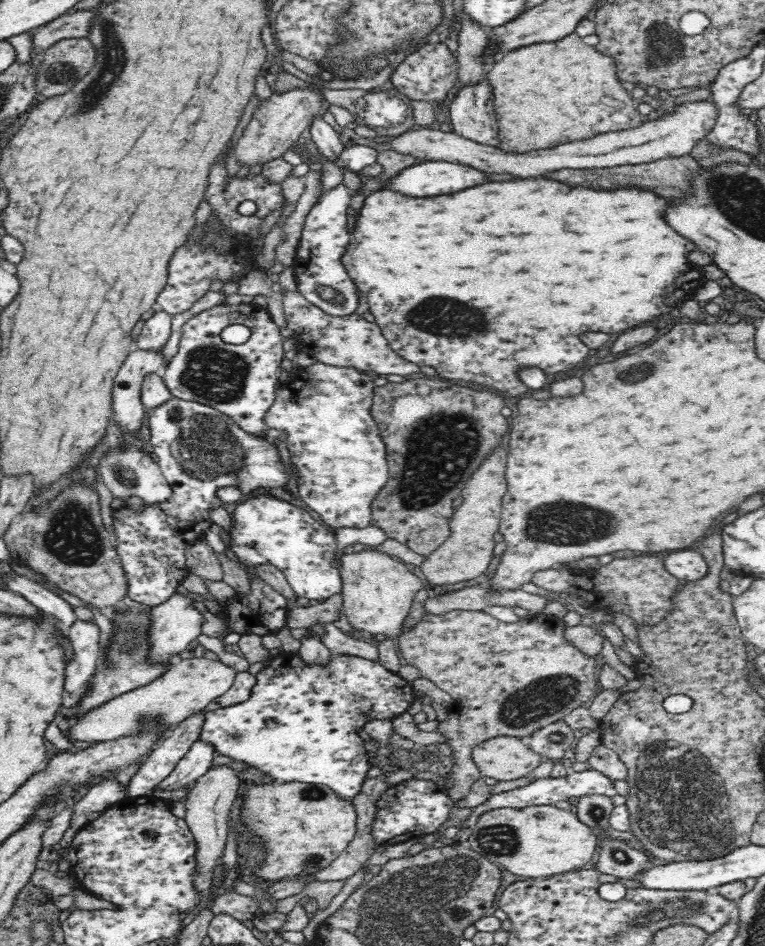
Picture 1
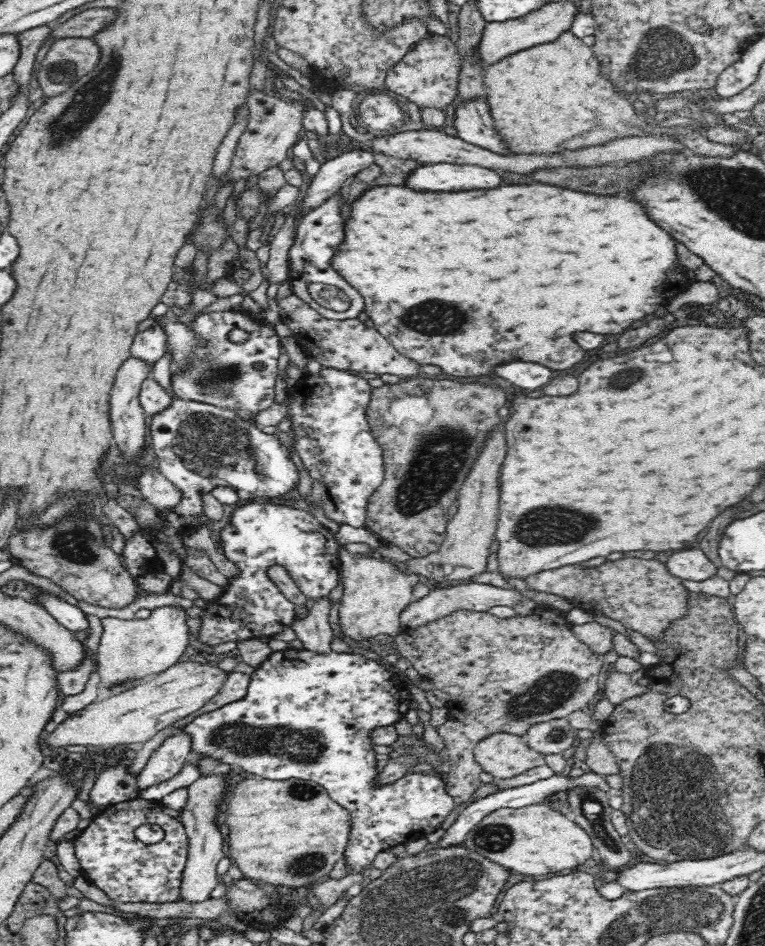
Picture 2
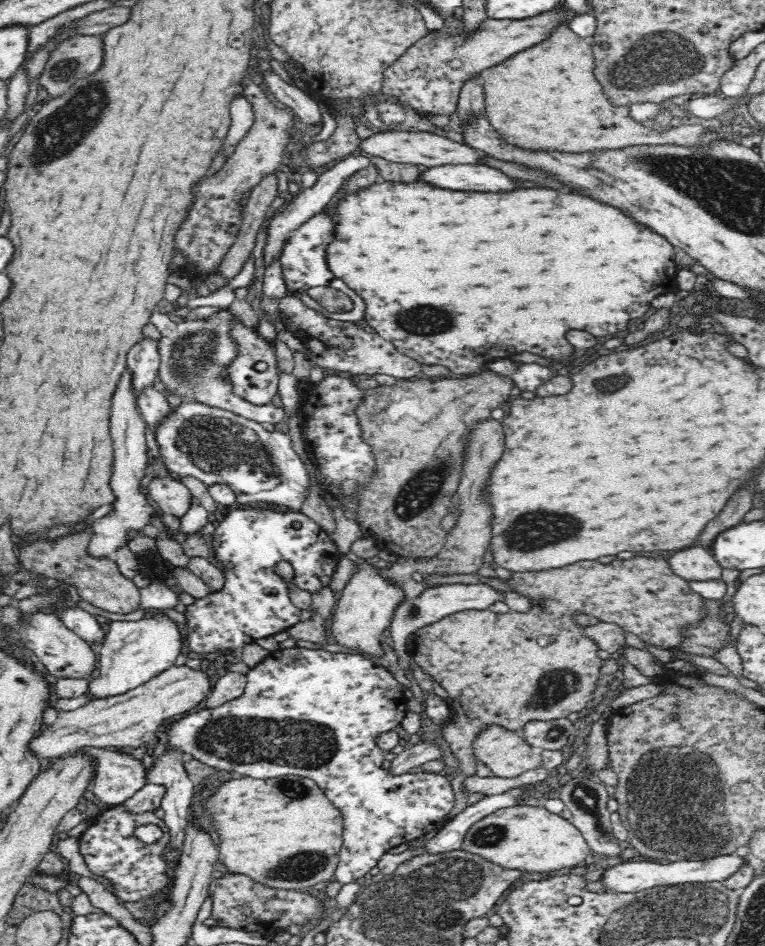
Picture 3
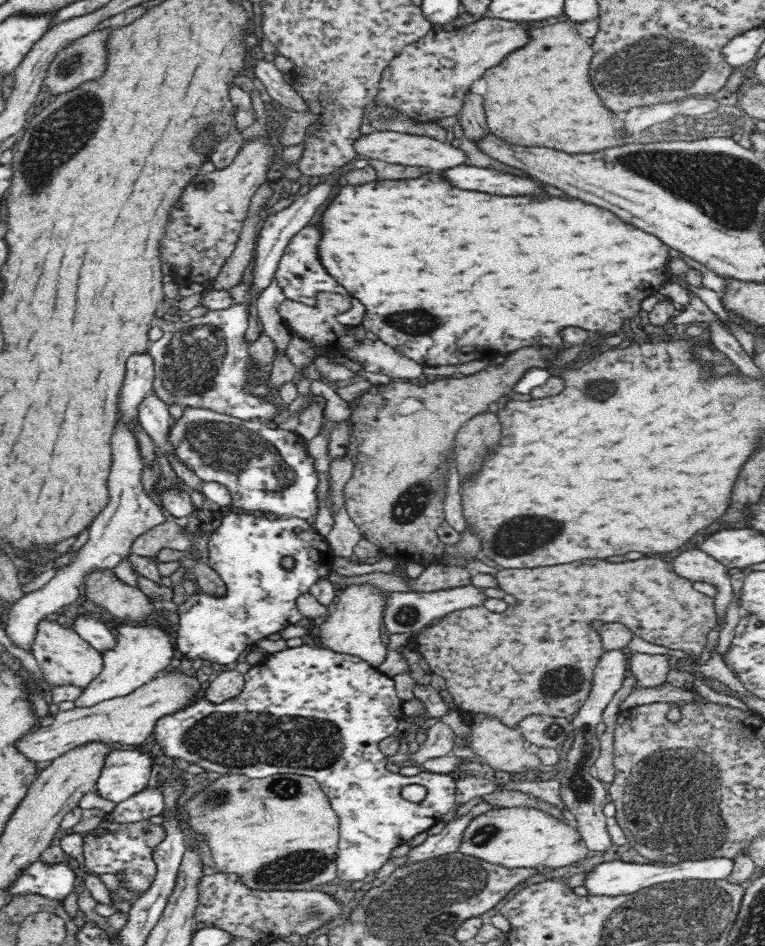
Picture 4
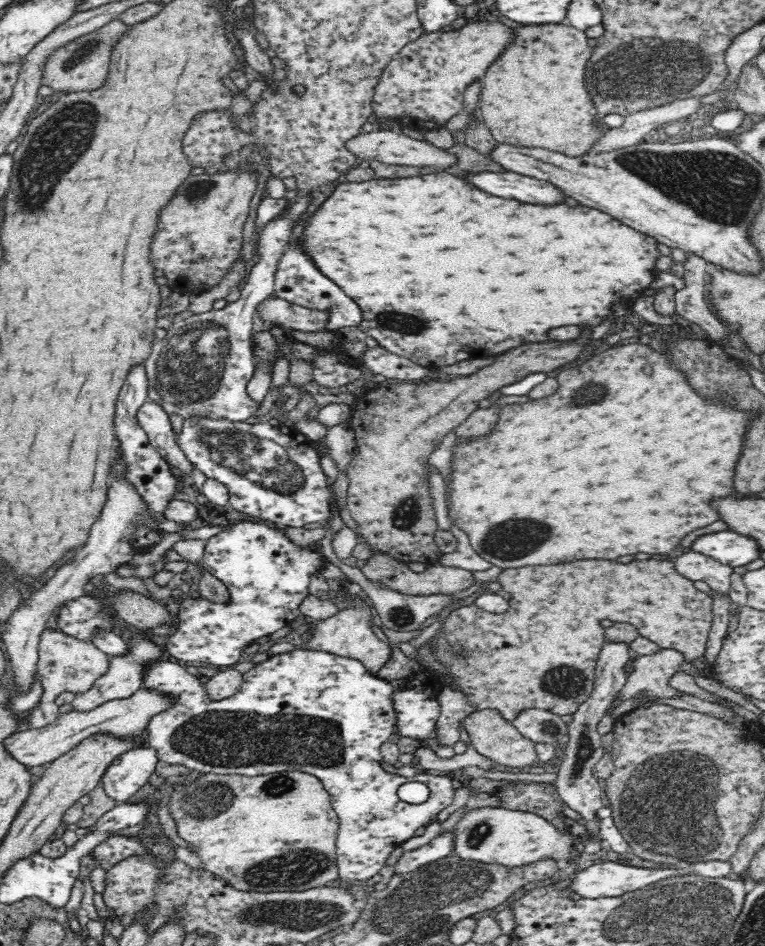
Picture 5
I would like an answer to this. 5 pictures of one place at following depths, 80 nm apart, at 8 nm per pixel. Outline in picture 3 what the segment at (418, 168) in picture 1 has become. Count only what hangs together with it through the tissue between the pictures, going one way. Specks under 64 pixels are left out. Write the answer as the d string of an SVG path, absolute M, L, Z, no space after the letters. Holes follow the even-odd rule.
M454 164L430 168L424 174L428 184L448 190L474 190L474 192L508 192L520 188L512 178L500 170L482 164Z

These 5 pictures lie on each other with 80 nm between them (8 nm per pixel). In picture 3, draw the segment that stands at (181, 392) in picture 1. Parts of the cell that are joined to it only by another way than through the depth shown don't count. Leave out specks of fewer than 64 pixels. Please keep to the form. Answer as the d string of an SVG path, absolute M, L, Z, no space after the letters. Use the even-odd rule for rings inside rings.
M242 323L233 326L231 330L233 341L237 344L237 357L227 366L229 378L233 384L233 391L242 398L248 400L252 404L262 404L268 406L272 402L272 398L276 396L277 386L279 382L278 373L276 373L276 360L274 359L273 345L266 343L257 331L250 331ZM258 362L265 362L267 368L263 371L256 369Z

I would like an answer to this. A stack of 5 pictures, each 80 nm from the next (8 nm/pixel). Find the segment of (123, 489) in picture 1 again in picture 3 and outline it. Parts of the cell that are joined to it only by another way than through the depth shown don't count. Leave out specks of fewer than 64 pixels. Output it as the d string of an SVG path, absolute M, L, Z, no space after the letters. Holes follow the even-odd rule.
M154 478L147 489L149 498L154 500L156 506L163 512L182 519L190 510L190 504L193 502L191 492L184 483L176 479Z

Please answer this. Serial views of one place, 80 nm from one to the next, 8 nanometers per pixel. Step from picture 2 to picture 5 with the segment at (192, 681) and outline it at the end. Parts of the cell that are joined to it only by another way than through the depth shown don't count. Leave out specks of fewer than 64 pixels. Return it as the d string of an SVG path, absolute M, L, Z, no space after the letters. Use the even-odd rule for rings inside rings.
M140 689L128 698L109 700L91 711L78 712L73 710L61 714L54 722L42 728L18 730L14 734L10 734L8 738L4 738L2 745L12 755L12 759L25 767L46 765L65 752L71 751L88 736L98 734L98 732L109 732L118 738L136 738L146 730L148 720L152 716L160 714L162 710L166 710L170 706L172 706L172 697L166 697L158 691Z

